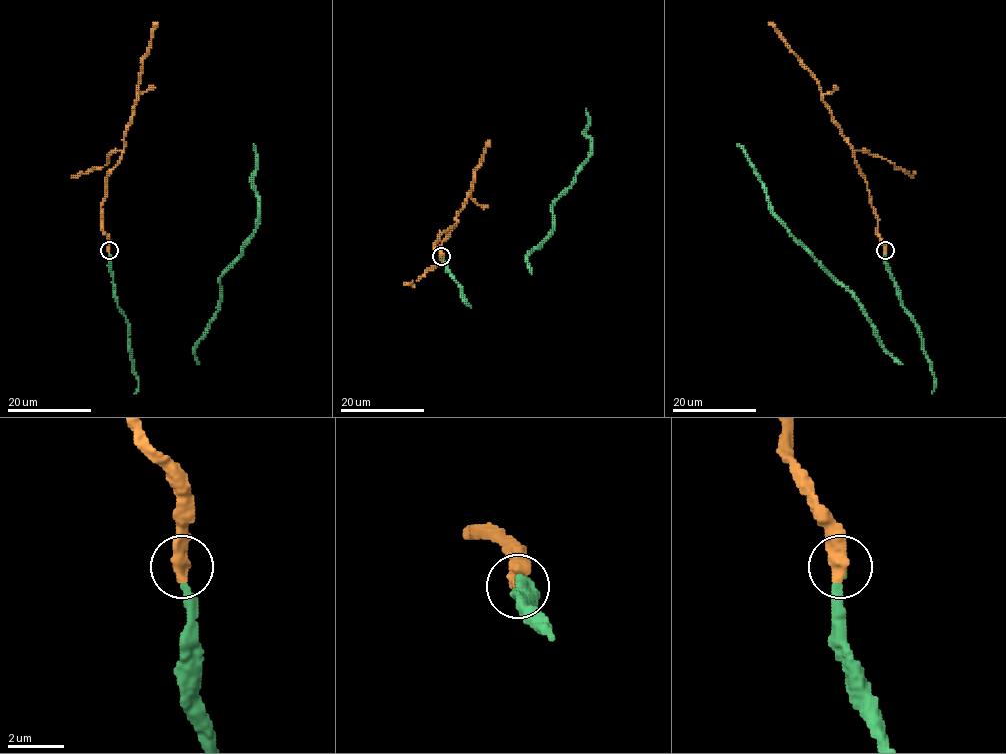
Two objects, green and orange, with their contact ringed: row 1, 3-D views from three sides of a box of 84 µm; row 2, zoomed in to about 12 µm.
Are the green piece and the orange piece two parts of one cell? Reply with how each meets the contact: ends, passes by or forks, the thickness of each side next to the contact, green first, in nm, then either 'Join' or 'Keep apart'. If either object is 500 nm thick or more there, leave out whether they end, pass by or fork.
Thickness 260 nm (green) against 550 nm. Join

